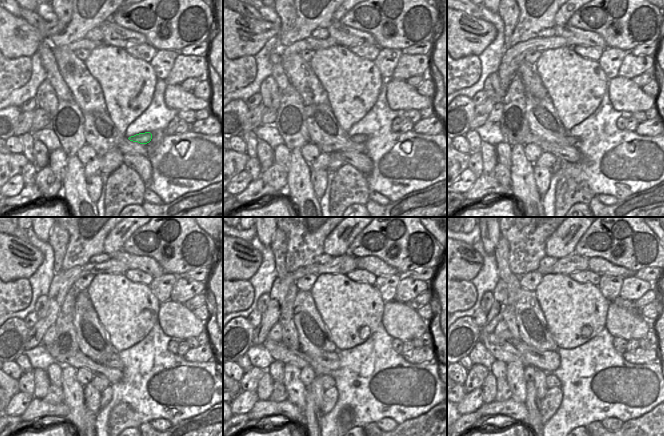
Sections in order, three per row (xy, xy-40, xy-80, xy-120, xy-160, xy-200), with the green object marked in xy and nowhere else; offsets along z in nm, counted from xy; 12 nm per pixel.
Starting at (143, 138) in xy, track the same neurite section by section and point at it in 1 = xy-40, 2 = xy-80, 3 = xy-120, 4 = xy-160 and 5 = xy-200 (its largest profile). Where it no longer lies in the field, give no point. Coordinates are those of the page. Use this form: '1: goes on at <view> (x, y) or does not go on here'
1: goes on at xy-40 (362, 138)
2: goes on at xy-80 (569, 140)
3: goes on at xy-120 (113, 361)
4: goes on at xy-160 (330, 360)
5: goes on at xy-200 (548, 361)

